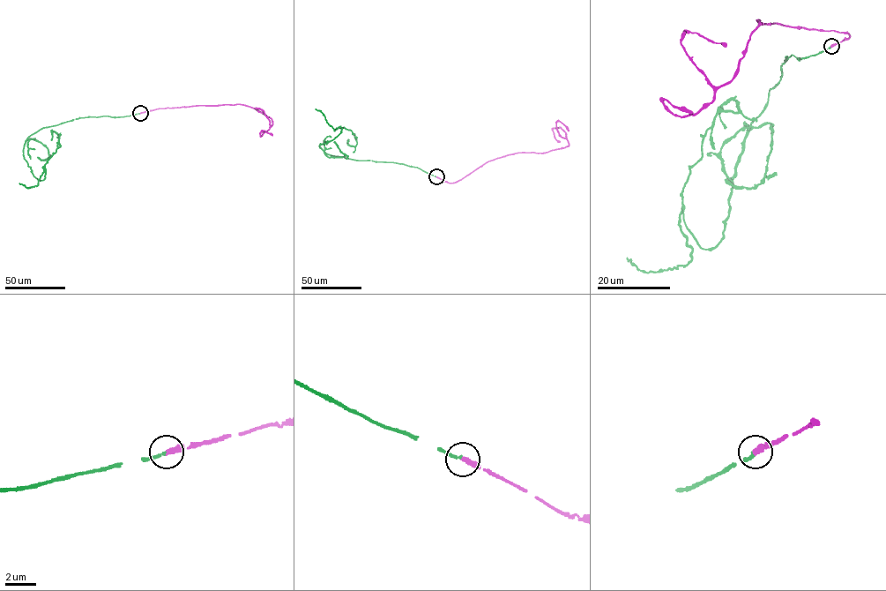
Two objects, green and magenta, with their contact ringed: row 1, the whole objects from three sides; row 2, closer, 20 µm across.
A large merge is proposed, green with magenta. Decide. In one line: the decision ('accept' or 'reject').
accept

